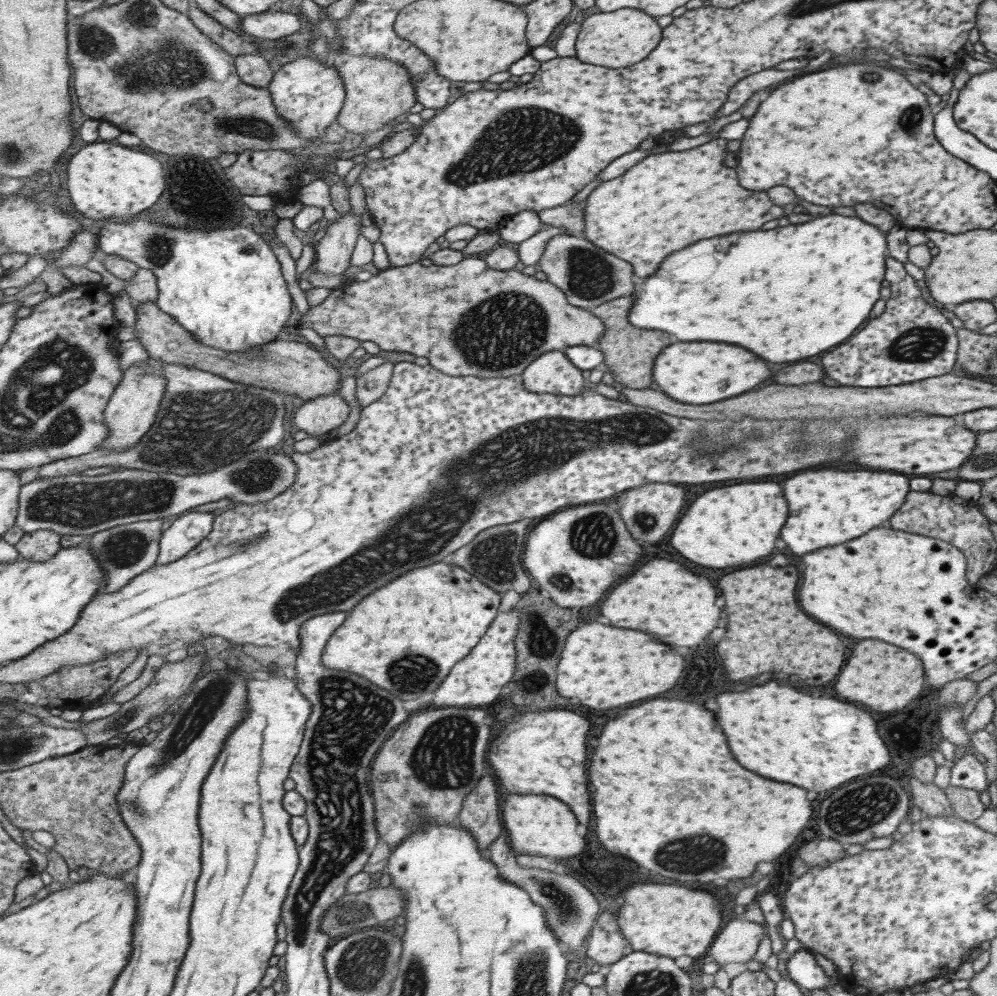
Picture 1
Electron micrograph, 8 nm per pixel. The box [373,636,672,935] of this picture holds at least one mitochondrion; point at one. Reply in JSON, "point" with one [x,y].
{"point":[448,744]}

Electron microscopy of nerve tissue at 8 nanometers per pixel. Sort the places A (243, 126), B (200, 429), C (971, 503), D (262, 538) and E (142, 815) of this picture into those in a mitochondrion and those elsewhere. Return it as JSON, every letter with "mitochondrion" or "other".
{"A":"mitochondrion","B":"mitochondrion","C":"other","D":"mitochondrion","E":"mitochondrion"}

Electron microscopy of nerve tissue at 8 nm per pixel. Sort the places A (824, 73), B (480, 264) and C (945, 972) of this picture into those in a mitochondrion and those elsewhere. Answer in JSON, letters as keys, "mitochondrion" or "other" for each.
{"A":"other","B":"other","C":"other"}

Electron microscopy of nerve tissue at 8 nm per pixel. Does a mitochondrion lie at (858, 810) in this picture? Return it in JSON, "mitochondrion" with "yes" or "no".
{"mitochondrion":"yes"}

